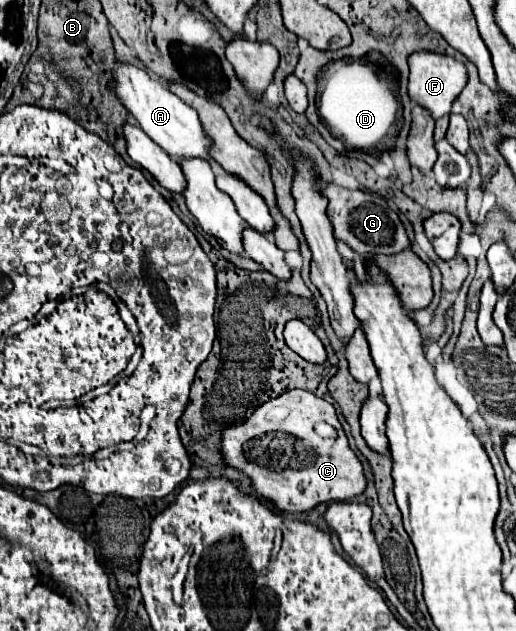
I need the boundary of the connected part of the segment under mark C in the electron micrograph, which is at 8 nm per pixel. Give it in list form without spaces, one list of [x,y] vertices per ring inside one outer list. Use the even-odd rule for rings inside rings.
[[[306,390],[284,392],[256,406],[252,416],[244,422],[226,426],[220,438],[220,456],[226,466],[246,474],[252,480],[254,490],[266,500],[270,500],[272,506],[280,512],[304,512],[320,502],[350,500],[352,496],[362,494],[366,488],[362,464],[348,446],[348,438],[336,416],[336,408],[324,398],[318,398],[316,394]],[[290,436],[302,446],[290,446]]]

